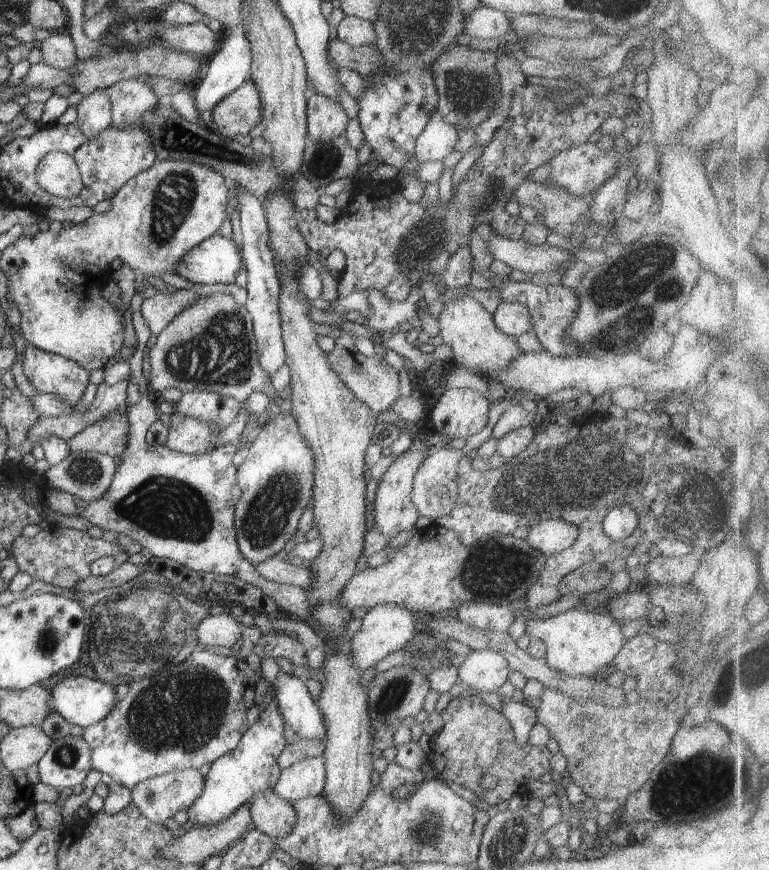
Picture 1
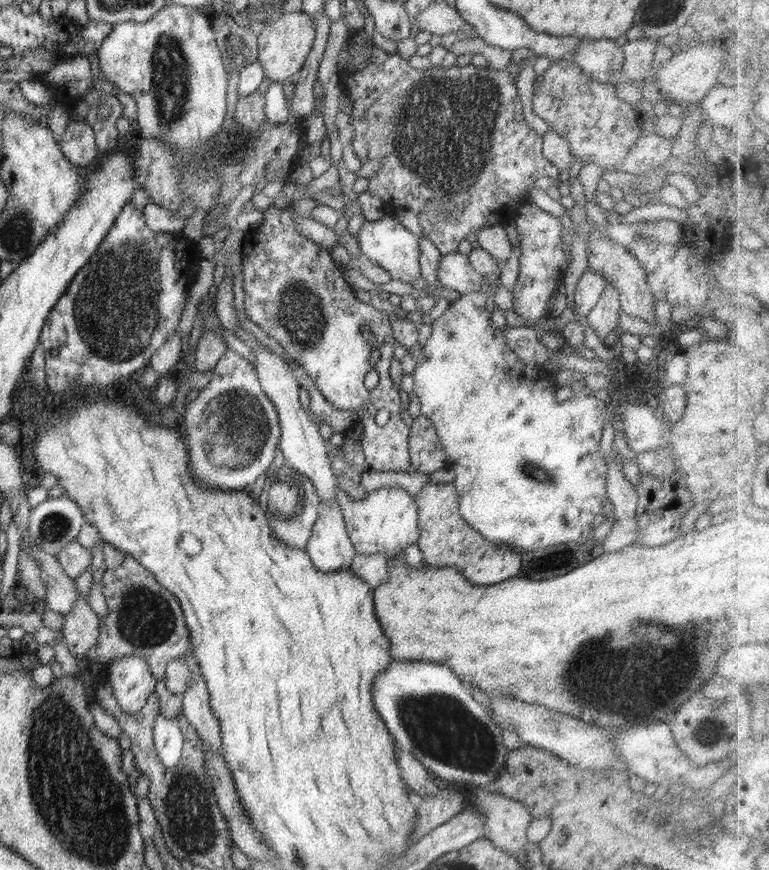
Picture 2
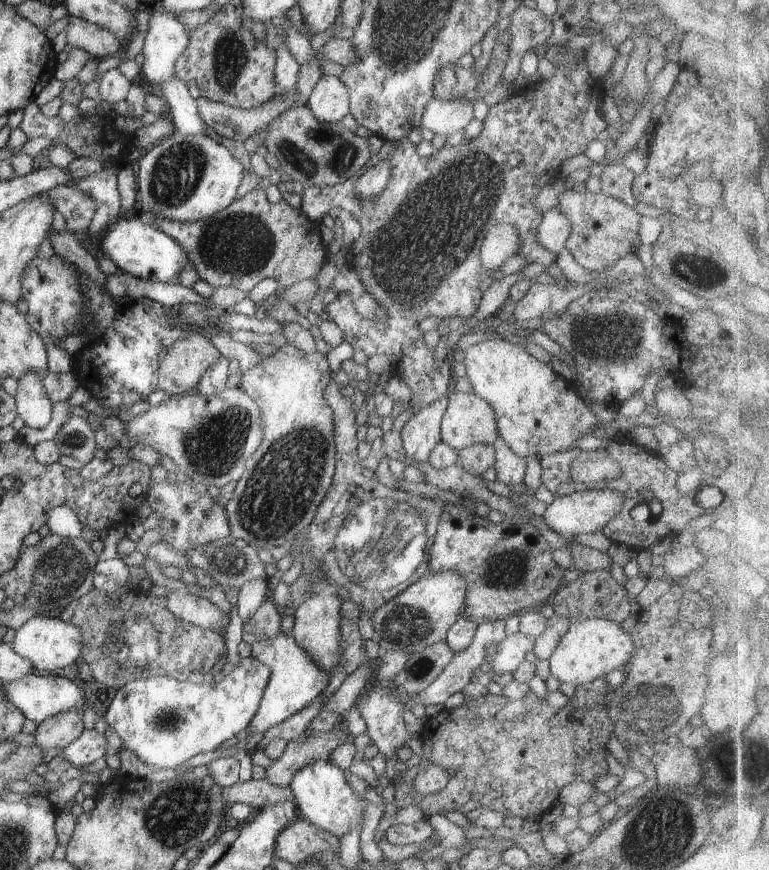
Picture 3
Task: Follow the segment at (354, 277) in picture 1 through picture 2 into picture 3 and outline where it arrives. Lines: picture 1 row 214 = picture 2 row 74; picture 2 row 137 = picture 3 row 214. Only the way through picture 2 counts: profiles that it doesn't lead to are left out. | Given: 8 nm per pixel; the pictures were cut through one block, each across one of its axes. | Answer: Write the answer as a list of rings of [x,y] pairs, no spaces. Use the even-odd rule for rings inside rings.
[[[584,61],[579,62],[577,66],[572,67],[556,67],[556,73],[554,77],[549,80],[543,80],[540,82],[538,86],[534,86],[532,90],[526,90],[526,92],[514,92],[508,100],[504,100],[502,102],[498,102],[494,105],[489,106],[489,112],[486,118],[483,120],[484,128],[479,134],[478,137],[472,139],[463,139],[462,142],[457,144],[456,146],[444,145],[439,150],[435,151],[430,157],[423,157],[418,155],[416,152],[416,146],[410,142],[410,139],[404,138],[404,140],[400,140],[400,142],[388,142],[388,140],[384,140],[376,135],[370,135],[370,146],[372,146],[372,156],[374,158],[378,158],[379,162],[381,160],[390,160],[390,168],[392,168],[392,172],[390,172],[390,180],[388,180],[388,184],[386,184],[386,188],[384,188],[384,192],[380,194],[380,196],[376,196],[376,198],[372,198],[372,200],[368,200],[368,198],[360,198],[358,194],[356,194],[356,190],[354,188],[354,180],[358,180],[360,176],[362,176],[362,170],[356,174],[356,176],[350,177],[350,180],[345,180],[342,183],[335,184],[334,186],[326,186],[322,188],[318,188],[317,186],[307,186],[304,189],[304,194],[302,195],[301,201],[301,211],[311,220],[319,222],[319,219],[323,217],[331,207],[338,206],[342,208],[344,215],[352,215],[356,218],[358,223],[360,224],[362,230],[360,237],[356,239],[350,248],[347,251],[348,264],[356,271],[358,274],[358,278],[364,284],[365,289],[376,298],[377,302],[385,307],[385,312],[387,315],[387,319],[385,323],[378,323],[377,321],[370,321],[364,317],[356,318],[358,314],[356,314],[356,309],[353,306],[353,302],[351,300],[350,294],[340,294],[337,296],[337,299],[326,307],[326,314],[328,316],[336,316],[336,322],[338,322],[338,327],[342,328],[344,332],[346,330],[350,330],[350,332],[346,332],[346,334],[350,334],[350,338],[352,338],[352,349],[356,351],[363,351],[368,354],[368,356],[379,355],[385,352],[392,352],[390,350],[390,344],[392,344],[392,340],[394,338],[398,338],[400,340],[400,360],[396,362],[394,365],[394,374],[393,376],[397,376],[400,379],[404,380],[405,383],[412,390],[412,399],[410,404],[414,406],[414,412],[418,412],[420,408],[426,407],[428,404],[432,402],[442,399],[448,393],[448,388],[450,386],[451,380],[451,372],[450,366],[447,360],[440,363],[440,367],[436,368],[436,362],[434,360],[434,349],[428,348],[424,343],[423,336],[424,334],[420,333],[419,323],[425,318],[428,317],[439,317],[443,318],[444,316],[448,316],[450,318],[452,313],[463,314],[467,317],[472,317],[478,310],[479,305],[481,304],[482,295],[490,285],[495,281],[494,276],[492,276],[492,272],[488,272],[484,266],[482,266],[482,262],[480,260],[479,252],[480,245],[484,242],[486,233],[494,228],[495,225],[498,224],[508,224],[512,225],[513,228],[517,231],[517,234],[528,234],[528,262],[536,262],[541,263],[542,265],[549,267],[551,264],[554,264],[557,261],[557,256],[552,252],[545,250],[537,240],[537,229],[542,221],[543,214],[540,209],[537,209],[534,206],[536,198],[539,194],[540,189],[543,185],[546,185],[550,180],[554,177],[558,177],[560,174],[560,169],[562,162],[564,160],[569,159],[572,156],[576,156],[585,152],[586,148],[588,148],[588,144],[590,142],[594,142],[594,140],[598,139],[598,135],[601,132],[607,130],[608,126],[606,120],[604,120],[603,114],[598,112],[598,100],[600,100],[600,94],[602,94],[602,84],[598,84],[597,80],[594,79],[590,72],[587,70],[587,65]],[[512,152],[518,152],[518,154],[523,155],[522,160],[518,162],[518,166],[516,168],[510,168],[508,166],[508,156],[512,154]]]

